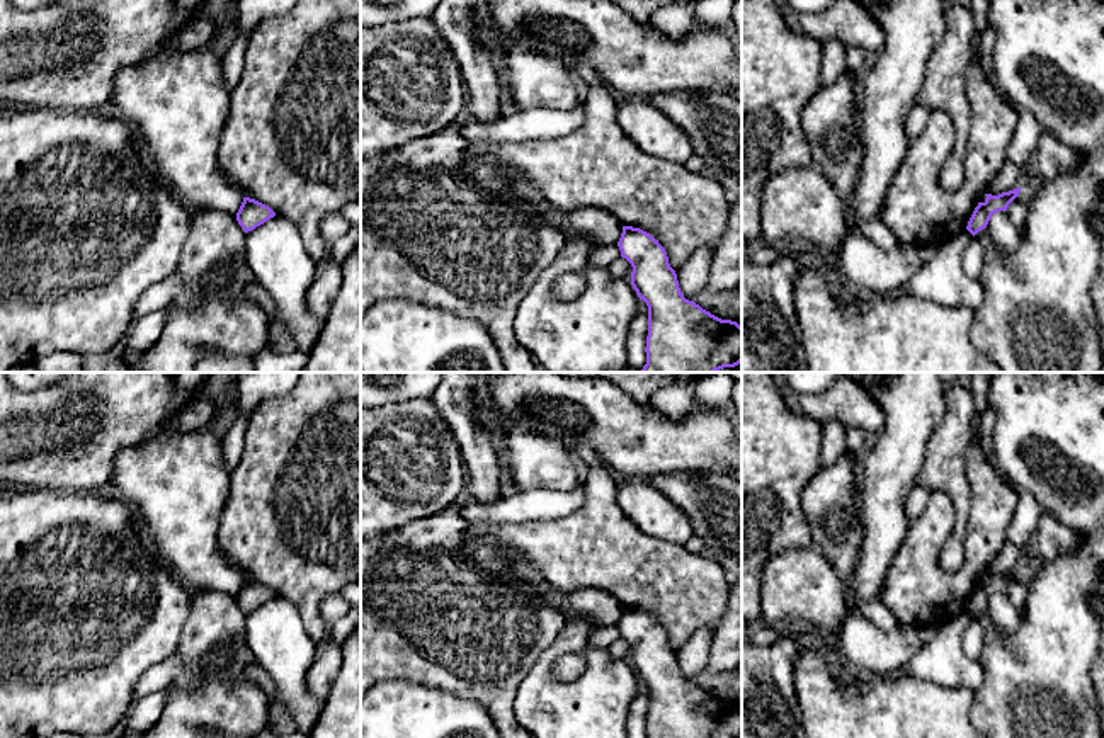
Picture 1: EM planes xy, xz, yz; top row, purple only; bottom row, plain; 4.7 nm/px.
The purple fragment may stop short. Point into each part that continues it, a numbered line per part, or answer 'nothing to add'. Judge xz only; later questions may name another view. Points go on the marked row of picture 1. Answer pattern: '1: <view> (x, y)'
nothing to add

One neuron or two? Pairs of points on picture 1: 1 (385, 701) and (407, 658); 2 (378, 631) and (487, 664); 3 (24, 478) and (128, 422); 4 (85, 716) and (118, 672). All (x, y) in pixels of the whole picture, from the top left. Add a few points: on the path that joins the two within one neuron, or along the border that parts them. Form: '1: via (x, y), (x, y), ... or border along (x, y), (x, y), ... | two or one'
1: border along (378, 682), (414, 681), (436, 689) | two
2: via (405, 631), (455, 631), (460, 636) | one
3: via (50, 470), (80, 456), (102, 434) | one
4: via (87, 706), (108, 682) | one

